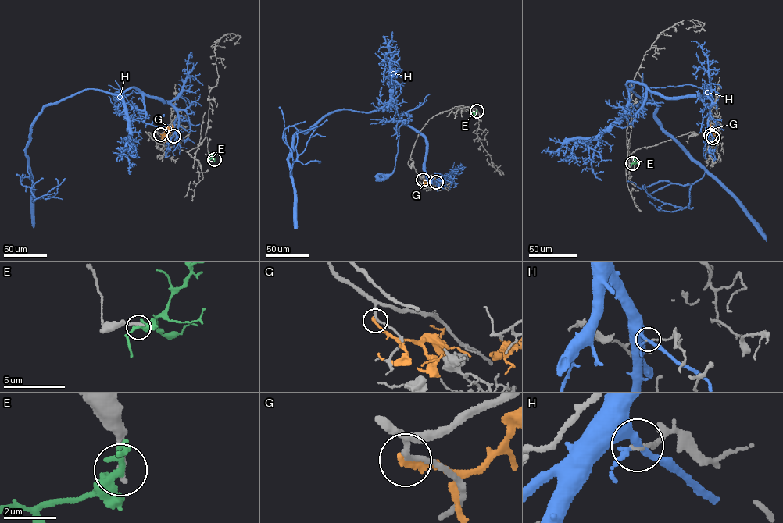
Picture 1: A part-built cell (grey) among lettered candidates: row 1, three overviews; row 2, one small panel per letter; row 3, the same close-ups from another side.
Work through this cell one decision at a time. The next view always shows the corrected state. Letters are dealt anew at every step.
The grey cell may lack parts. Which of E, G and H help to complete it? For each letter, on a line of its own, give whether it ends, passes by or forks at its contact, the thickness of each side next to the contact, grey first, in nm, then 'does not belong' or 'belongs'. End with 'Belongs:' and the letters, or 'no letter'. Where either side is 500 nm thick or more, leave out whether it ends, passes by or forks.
E: it passes by; calibres 240 and 320 nm; does not belong
G: it ends; calibres 200 and 280 nm; does not belong
H: it forks; calibres 130 and 240 nm; does not belong
Belongs: no letter

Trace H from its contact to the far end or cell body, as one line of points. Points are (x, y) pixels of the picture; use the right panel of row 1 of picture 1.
H: (713, 137), (708, 97), (663, 97), (628, 81), (705, 170), (683, 208), (643, 185)

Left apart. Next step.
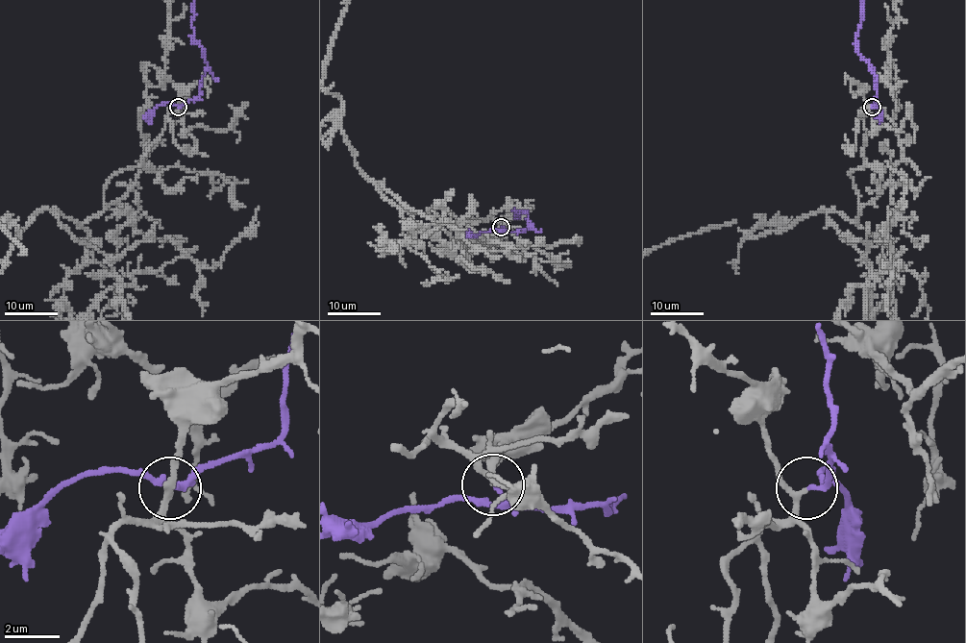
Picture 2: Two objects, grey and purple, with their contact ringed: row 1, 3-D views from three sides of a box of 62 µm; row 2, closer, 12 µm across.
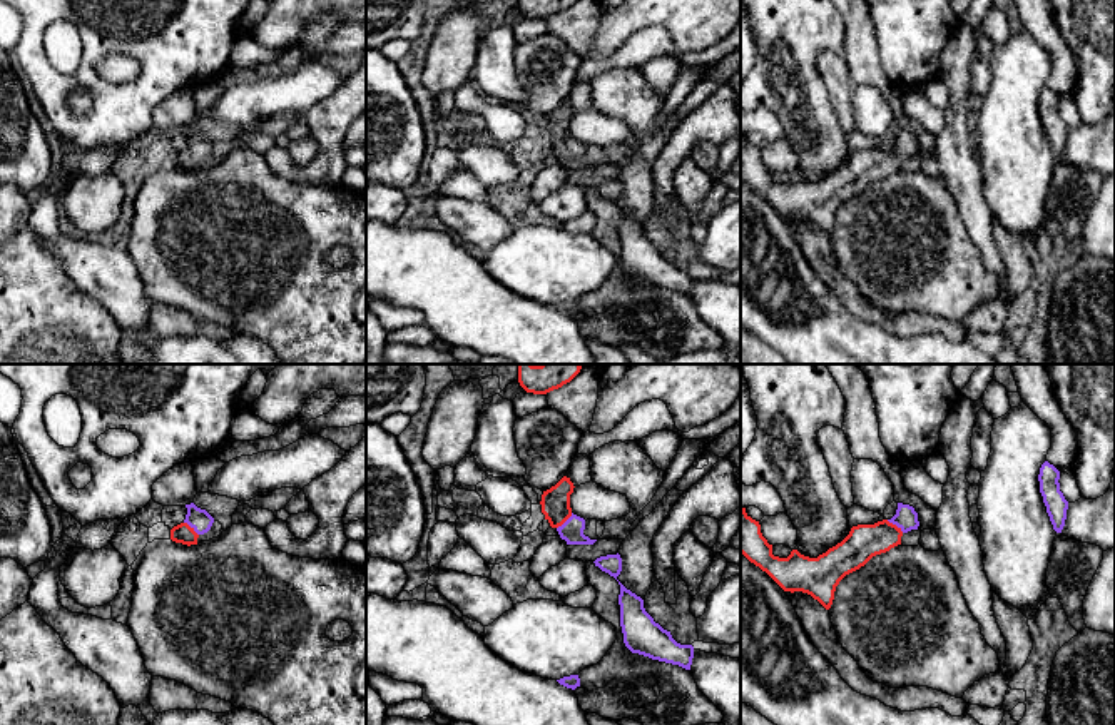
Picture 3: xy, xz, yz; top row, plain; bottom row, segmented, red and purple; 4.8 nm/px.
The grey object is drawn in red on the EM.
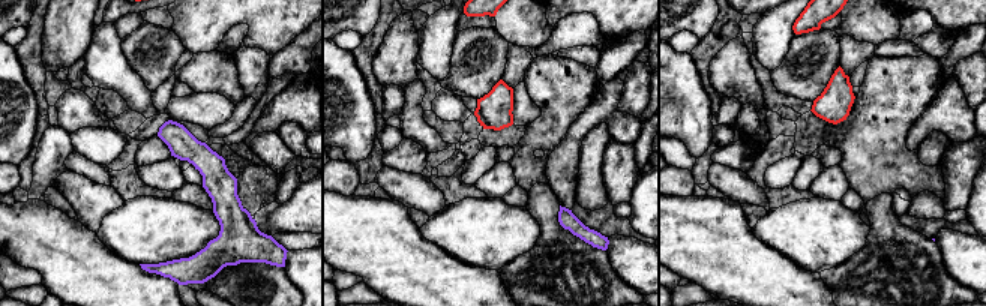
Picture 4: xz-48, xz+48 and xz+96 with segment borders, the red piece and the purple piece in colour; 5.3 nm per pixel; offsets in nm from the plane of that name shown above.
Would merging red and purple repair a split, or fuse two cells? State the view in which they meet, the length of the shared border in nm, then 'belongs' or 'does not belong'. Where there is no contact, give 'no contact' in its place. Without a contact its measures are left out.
yz | 110 nm | belongs

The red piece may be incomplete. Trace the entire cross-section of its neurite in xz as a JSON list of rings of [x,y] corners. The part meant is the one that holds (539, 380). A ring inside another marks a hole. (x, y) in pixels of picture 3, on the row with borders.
[[[518,364],[518,383],[527,393],[547,394],[570,383],[580,364]]]

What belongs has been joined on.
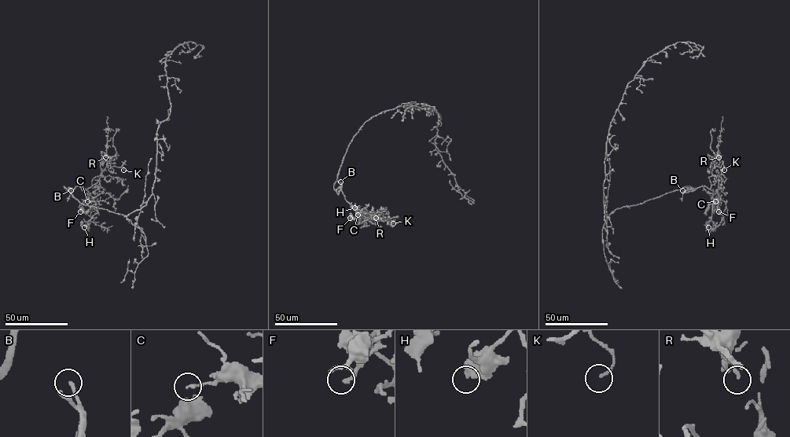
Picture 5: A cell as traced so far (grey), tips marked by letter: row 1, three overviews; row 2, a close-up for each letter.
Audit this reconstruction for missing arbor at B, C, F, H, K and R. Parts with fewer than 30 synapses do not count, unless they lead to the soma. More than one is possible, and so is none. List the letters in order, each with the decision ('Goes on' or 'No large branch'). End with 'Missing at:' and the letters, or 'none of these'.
B: No large branch
C: No large branch
F: Goes on
H: No large branch
K: No large branch
R: No large branch
Missing at: F

